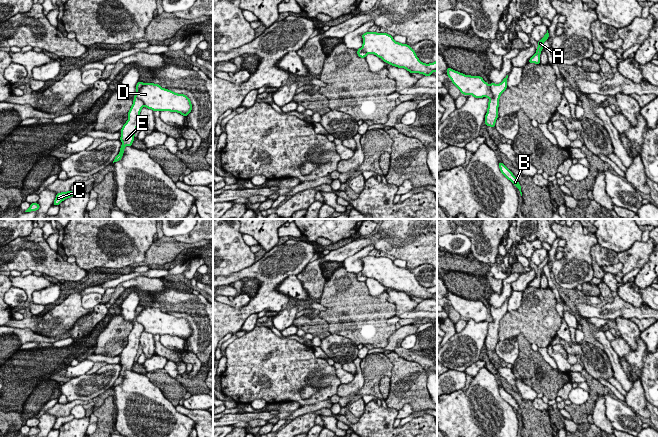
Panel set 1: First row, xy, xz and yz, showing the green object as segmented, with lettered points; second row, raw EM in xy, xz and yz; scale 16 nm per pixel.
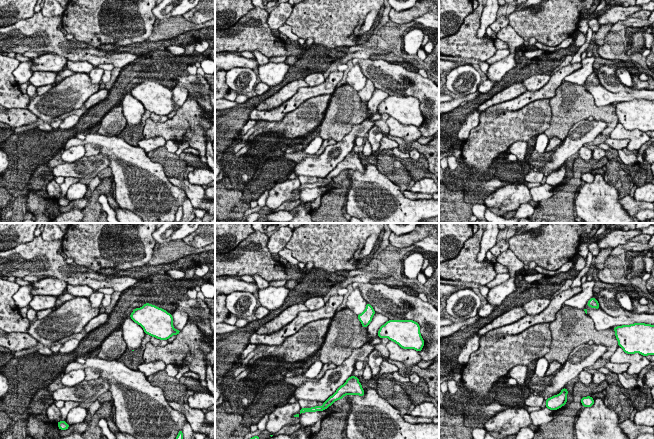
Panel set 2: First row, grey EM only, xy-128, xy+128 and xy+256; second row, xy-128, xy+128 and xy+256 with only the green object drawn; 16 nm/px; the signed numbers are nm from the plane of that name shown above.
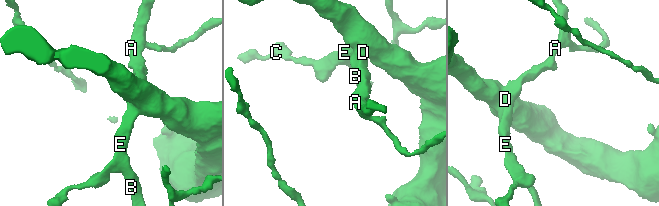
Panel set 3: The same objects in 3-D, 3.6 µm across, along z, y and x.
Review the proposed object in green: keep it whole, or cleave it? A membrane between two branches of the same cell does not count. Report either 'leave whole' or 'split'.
split

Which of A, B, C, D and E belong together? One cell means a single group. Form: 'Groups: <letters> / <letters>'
Groups: A B C E / D

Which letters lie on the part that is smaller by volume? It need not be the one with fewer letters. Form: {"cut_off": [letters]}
{"cut_off": ["A", "B", "C", "E"]}

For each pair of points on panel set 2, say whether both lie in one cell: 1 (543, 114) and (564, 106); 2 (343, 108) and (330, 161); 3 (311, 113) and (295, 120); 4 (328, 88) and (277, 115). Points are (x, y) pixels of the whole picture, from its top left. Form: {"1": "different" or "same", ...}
{"1": "different", "2": "different", "3": "same", "4": "same"}

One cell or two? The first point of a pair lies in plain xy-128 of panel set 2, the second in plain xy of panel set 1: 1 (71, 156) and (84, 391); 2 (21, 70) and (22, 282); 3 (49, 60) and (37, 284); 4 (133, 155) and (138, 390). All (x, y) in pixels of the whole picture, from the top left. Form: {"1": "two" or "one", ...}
{"1": "two", "2": "two", "3": "one", "4": "one"}

